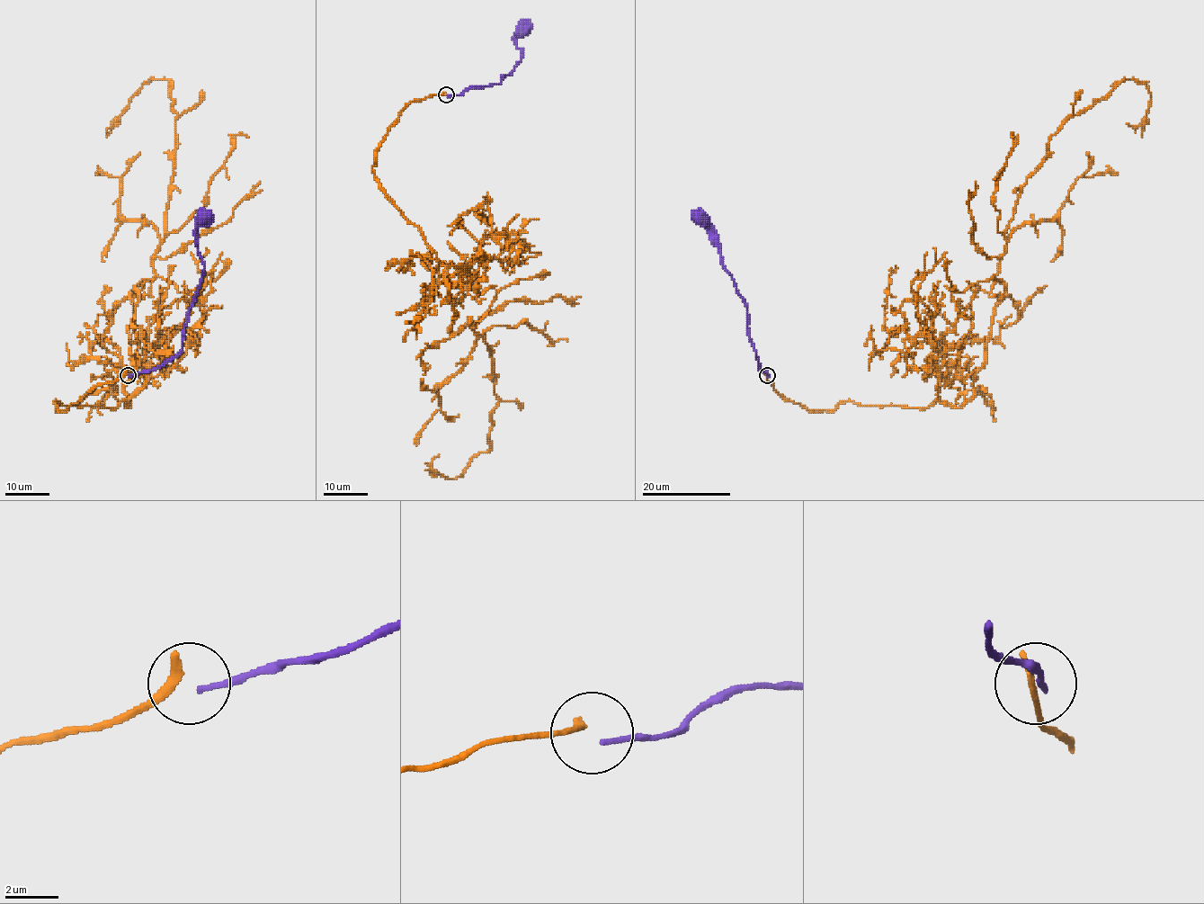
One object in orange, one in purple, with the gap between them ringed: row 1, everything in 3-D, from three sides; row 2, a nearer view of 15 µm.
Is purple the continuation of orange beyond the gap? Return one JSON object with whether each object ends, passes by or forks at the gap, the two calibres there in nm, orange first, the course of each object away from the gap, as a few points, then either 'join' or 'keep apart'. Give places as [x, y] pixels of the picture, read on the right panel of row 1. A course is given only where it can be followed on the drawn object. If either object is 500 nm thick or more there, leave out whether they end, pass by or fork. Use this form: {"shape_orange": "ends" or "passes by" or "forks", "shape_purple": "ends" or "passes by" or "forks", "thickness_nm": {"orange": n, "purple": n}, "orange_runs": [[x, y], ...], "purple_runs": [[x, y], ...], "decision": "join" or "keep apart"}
{"shape_orange": "ends", "shape_purple": "ends", "thickness_nm": {"orange": 360, "purple": 200}, "orange_runs": [[766, 375], [809, 410], [961, 407], [1021, 187], [1067, 120], [1123, 78], [1150, 94], [1139, 125], [1127, 123]], "purple_runs": [[767, 375], [759, 367], [748, 335], [746, 308], [723, 264], [717, 237], [699, 216]], "decision": "keep apart"}

